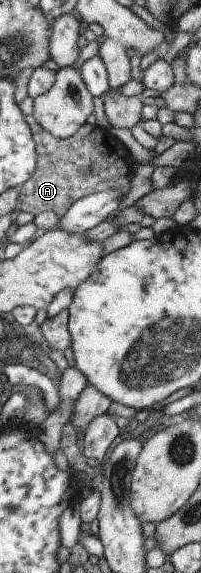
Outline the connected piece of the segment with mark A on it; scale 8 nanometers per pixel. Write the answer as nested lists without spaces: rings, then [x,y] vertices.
[[[31,114],[25,116],[26,125],[30,128],[31,135],[35,137],[35,168],[32,175],[19,188],[20,209],[30,211],[33,216],[42,212],[54,212],[56,219],[63,216],[63,213],[80,198],[92,195],[102,190],[108,190],[108,187],[126,187],[131,183],[133,177],[132,159],[129,151],[119,142],[110,131],[100,126],[91,126],[88,123],[82,124],[82,129],[72,134],[69,138],[58,140],[47,131],[44,131]]]

